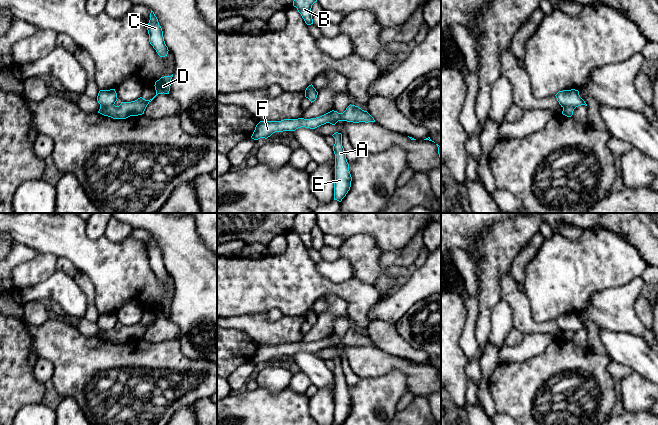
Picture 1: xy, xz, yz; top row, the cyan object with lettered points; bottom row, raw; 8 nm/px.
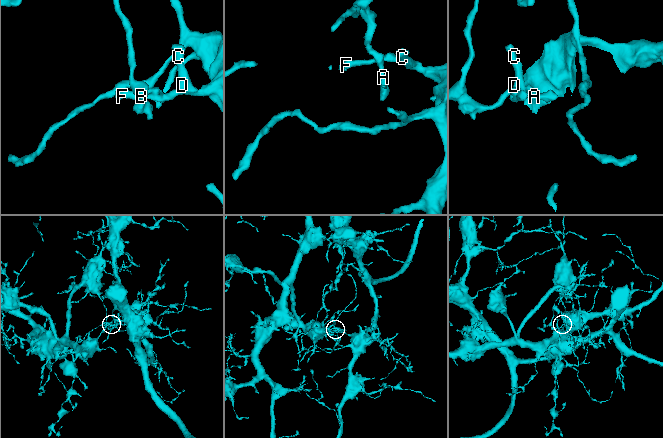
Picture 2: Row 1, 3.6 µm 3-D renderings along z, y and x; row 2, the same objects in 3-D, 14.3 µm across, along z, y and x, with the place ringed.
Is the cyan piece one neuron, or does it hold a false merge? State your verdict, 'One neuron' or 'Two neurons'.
Two neurons

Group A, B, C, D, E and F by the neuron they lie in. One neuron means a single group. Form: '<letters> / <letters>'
A B E / C D F

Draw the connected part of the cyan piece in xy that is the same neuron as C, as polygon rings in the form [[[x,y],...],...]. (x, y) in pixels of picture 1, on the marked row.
[[[151,10],[150,20],[147,26],[149,34],[149,42],[156,50],[160,57],[165,57],[168,54],[168,47],[165,44],[163,31],[159,25],[158,19],[155,16],[154,12]]]

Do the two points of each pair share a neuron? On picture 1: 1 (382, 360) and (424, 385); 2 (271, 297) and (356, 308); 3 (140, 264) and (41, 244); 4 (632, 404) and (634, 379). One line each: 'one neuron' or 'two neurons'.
1: one neuron
2: one neuron
3: one neuron
4: one neuron

